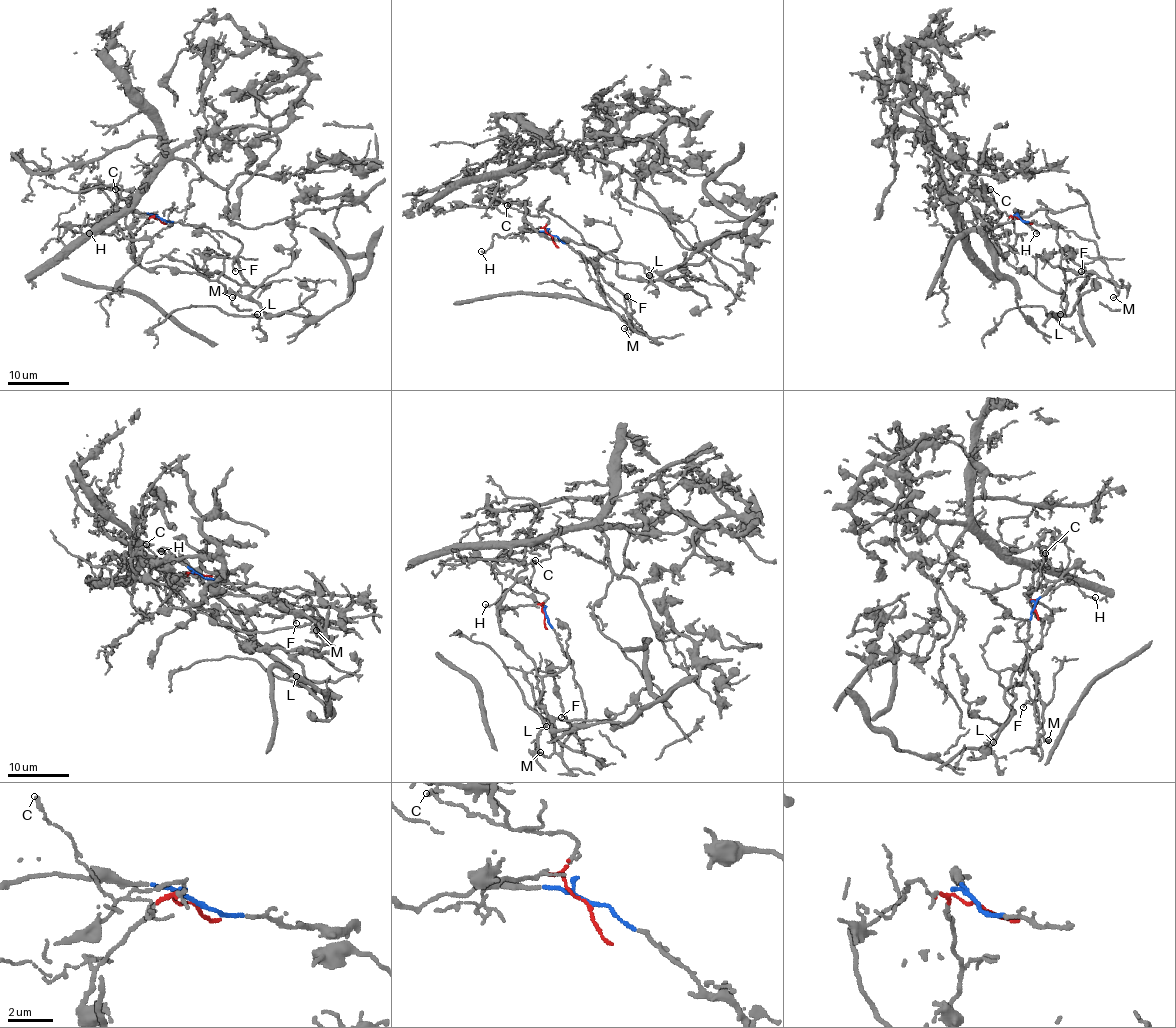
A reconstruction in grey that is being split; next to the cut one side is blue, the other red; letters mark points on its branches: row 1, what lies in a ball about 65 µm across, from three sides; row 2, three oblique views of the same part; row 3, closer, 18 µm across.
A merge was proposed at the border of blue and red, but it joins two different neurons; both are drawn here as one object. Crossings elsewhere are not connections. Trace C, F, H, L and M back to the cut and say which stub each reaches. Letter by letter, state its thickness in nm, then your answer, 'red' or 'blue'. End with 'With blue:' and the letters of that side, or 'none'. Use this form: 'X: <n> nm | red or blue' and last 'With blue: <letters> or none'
C: 100 nm | red
F: 120 nm | blue
H: 110 nm | blue
L: 120 nm | red
M: 130 nm | blue
With blue: F, H, M

